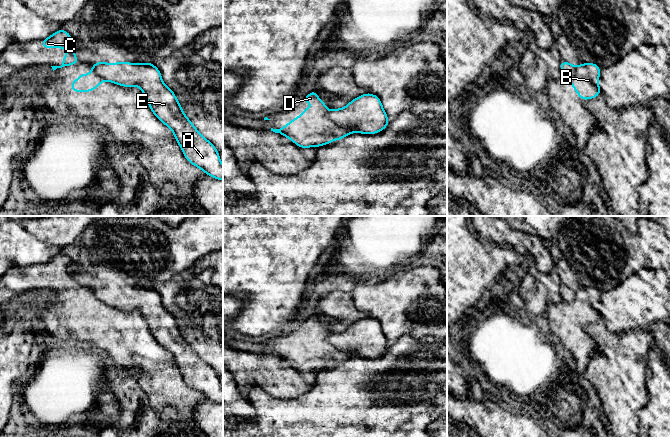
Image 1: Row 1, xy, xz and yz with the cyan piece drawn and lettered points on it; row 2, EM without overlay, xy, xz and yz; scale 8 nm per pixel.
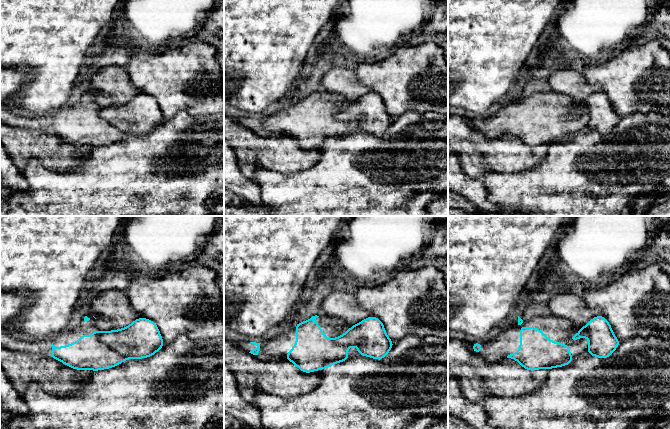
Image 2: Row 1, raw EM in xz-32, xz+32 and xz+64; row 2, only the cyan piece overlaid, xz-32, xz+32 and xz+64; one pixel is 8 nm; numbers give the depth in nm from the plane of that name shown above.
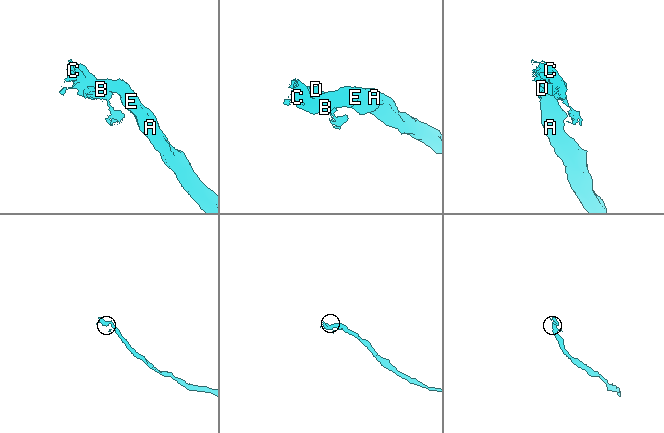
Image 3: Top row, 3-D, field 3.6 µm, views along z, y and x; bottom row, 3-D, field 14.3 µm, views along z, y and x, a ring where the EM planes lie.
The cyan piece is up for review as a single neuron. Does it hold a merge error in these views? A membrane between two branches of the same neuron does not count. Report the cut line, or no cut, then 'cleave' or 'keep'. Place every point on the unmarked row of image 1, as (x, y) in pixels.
cut in xz along (327, 336), (327, 339), (333, 345), (348, 351), (351, 355); cleave

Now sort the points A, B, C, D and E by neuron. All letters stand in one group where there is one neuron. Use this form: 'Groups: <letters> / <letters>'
Groups: A E / B C D

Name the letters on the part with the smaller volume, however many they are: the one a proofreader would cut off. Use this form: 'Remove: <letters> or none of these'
Remove: B, C, D

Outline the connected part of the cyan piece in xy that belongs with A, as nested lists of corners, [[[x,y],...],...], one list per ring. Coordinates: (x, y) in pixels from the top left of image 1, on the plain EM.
[[[126,285],[112,288],[96,286],[93,288],[93,292],[100,301],[114,308],[123,311],[139,310],[153,338],[174,357],[186,384],[200,392],[207,399],[223,405],[223,389],[216,371],[204,362],[187,342],[175,317],[163,307],[161,296],[155,289],[148,285],[143,288],[134,288]]]

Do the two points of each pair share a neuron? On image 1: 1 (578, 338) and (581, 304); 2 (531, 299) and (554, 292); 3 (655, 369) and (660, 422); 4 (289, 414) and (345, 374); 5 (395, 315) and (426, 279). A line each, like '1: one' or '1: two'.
1: one
2: one
3: one
4: one
5: one

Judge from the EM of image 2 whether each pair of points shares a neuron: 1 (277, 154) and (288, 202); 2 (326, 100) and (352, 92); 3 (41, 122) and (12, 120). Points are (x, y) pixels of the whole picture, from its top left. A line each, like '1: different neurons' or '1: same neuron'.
1: different neurons
2: different neurons
3: same neuron

